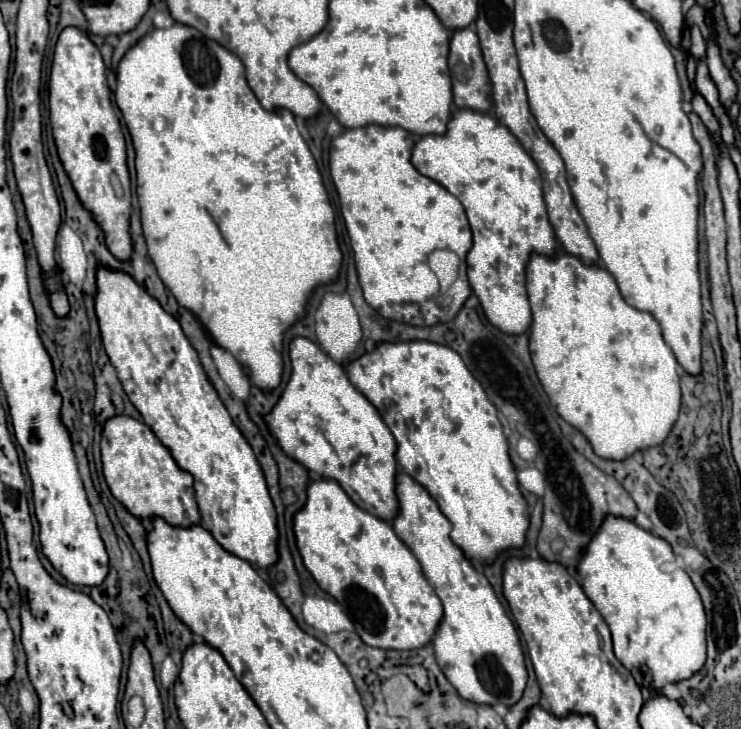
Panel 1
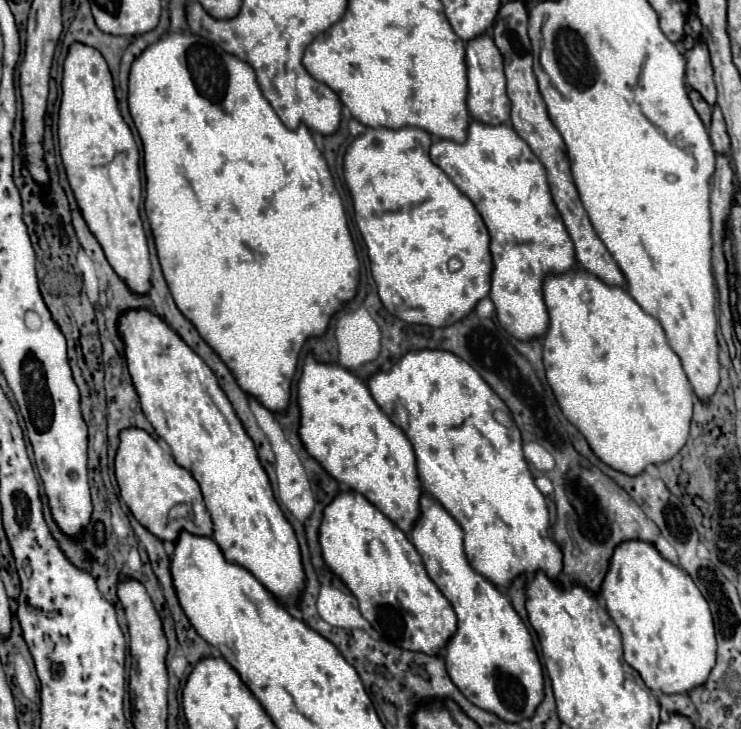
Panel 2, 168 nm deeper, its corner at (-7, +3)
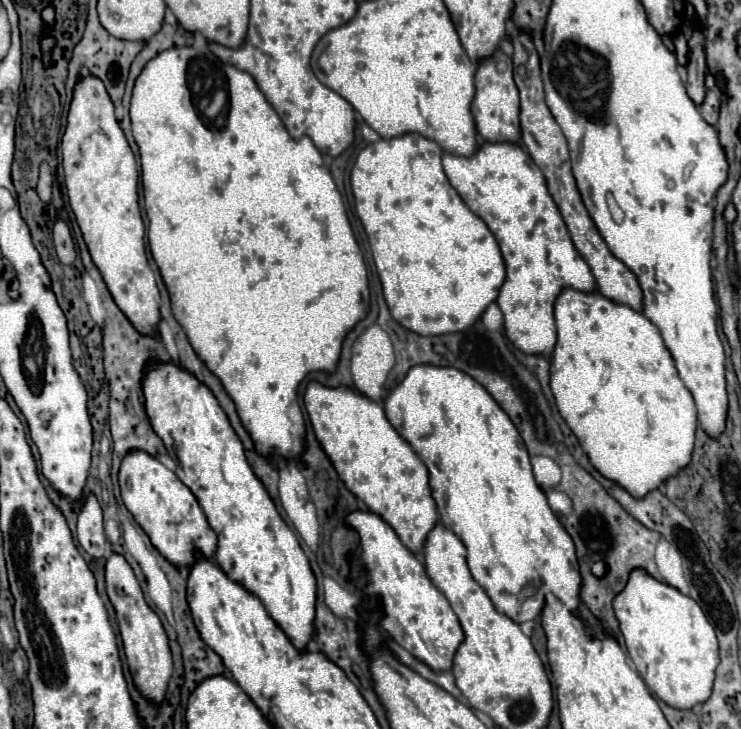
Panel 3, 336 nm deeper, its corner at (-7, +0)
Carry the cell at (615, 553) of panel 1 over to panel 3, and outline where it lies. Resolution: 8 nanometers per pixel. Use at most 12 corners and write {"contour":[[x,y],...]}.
{"contour":[[634,569],[614,599],[658,699],[712,695],[718,639],[694,599]]}

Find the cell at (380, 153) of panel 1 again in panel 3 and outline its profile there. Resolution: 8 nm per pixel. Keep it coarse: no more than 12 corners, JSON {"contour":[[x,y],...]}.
{"contour":[[418,133],[350,179],[388,309],[464,331],[504,259]]}

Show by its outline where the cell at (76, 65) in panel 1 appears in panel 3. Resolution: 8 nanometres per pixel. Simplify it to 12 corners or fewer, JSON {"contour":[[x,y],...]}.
{"contour":[[96,77],[62,137],[68,201],[112,299],[158,335],[134,153]]}

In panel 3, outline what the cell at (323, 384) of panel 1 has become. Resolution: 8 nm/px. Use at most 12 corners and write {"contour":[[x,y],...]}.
{"contour":[[306,387],[346,487],[420,557],[438,523],[430,475],[384,407]]}

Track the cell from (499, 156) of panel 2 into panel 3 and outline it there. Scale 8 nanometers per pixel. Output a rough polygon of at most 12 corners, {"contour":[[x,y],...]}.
{"contour":[[520,145],[444,153],[502,249],[496,303],[522,353],[550,357],[556,297],[590,293],[542,171]]}

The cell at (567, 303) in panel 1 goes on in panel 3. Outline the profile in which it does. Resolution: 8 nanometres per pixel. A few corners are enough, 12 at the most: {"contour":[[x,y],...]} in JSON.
{"contour":[[598,291],[556,299],[550,387],[632,497],[698,427],[658,327]]}

